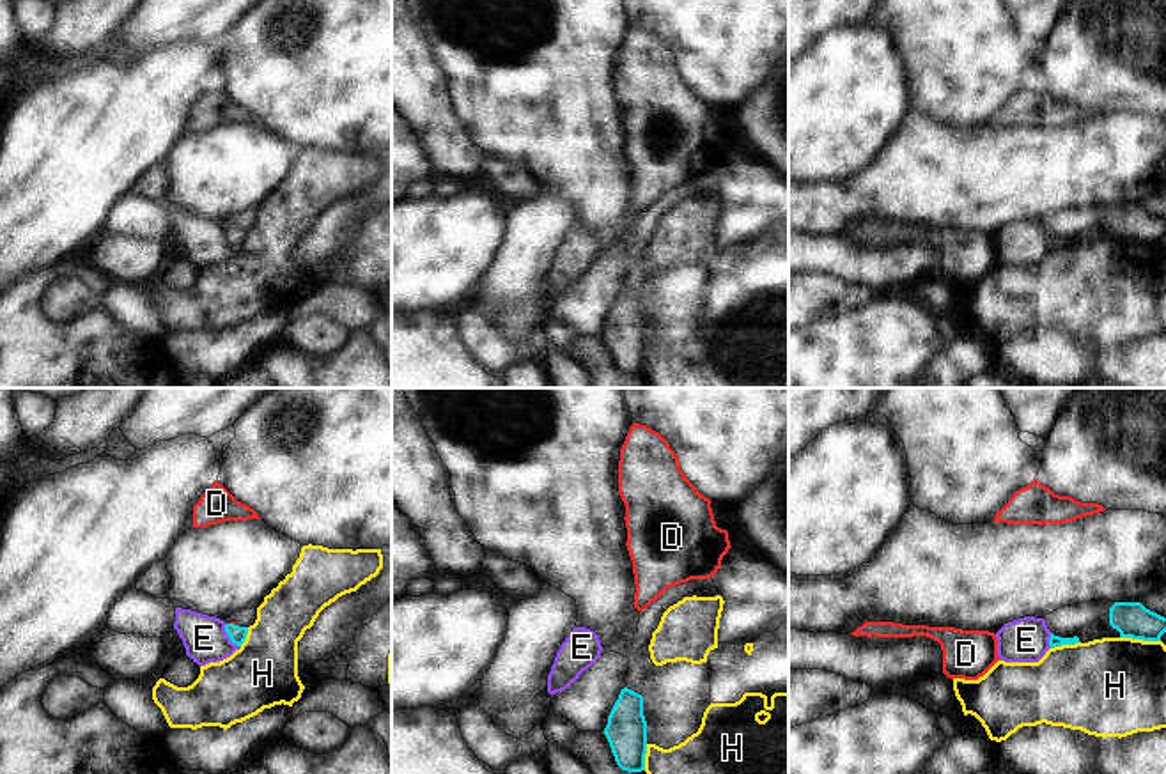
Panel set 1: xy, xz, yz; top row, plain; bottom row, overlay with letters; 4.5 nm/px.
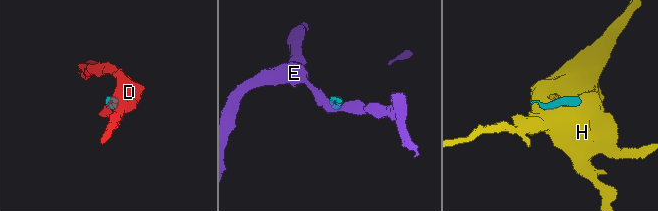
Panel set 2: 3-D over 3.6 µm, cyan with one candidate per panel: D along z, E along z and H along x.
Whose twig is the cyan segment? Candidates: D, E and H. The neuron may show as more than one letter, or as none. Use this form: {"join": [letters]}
{"join": ["D"]}

